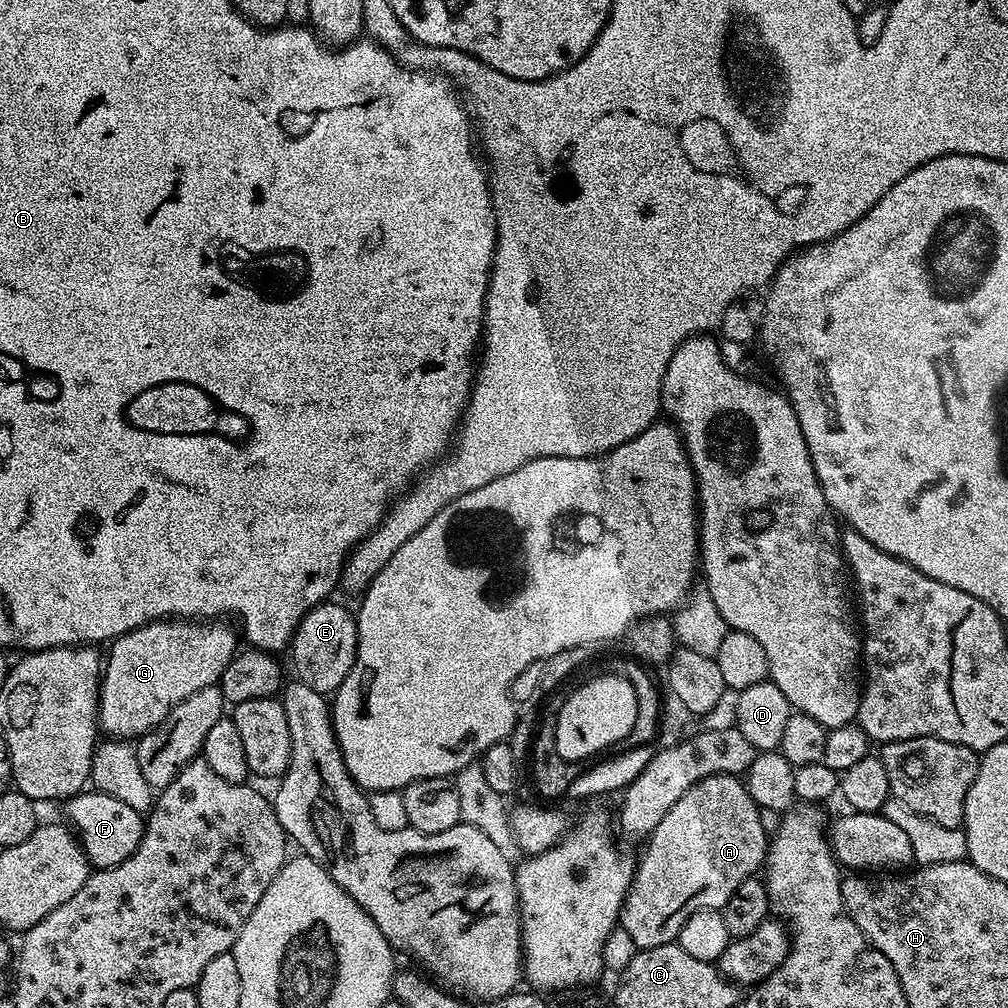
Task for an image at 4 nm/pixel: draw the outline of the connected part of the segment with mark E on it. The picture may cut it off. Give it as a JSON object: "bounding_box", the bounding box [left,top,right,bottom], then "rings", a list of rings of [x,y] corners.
{"bounding_box":[290,602,358,694],"rings":[[[325,602],[310,609],[296,627],[290,645],[295,679],[310,686],[310,690],[325,694],[335,693],[342,686],[346,674],[350,674],[350,666],[354,666],[358,646],[355,615],[351,611],[347,612],[342,605],[332,603]]]}

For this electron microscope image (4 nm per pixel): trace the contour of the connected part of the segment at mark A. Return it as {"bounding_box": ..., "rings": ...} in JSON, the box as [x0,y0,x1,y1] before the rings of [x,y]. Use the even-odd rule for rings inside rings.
{"bounding_box":[620,776,770,949],"rings":[[[707,776],[690,786],[690,790],[670,806],[662,822],[658,822],[643,845],[644,853],[638,856],[636,873],[624,899],[624,908],[620,911],[622,932],[624,928],[637,949],[673,943],[682,926],[686,926],[686,918],[690,918],[690,914],[707,908],[723,909],[730,894],[734,894],[746,878],[761,871],[764,857],[768,855],[770,836],[767,831],[764,833],[760,816],[761,809],[756,807],[745,781],[735,776]]]}

